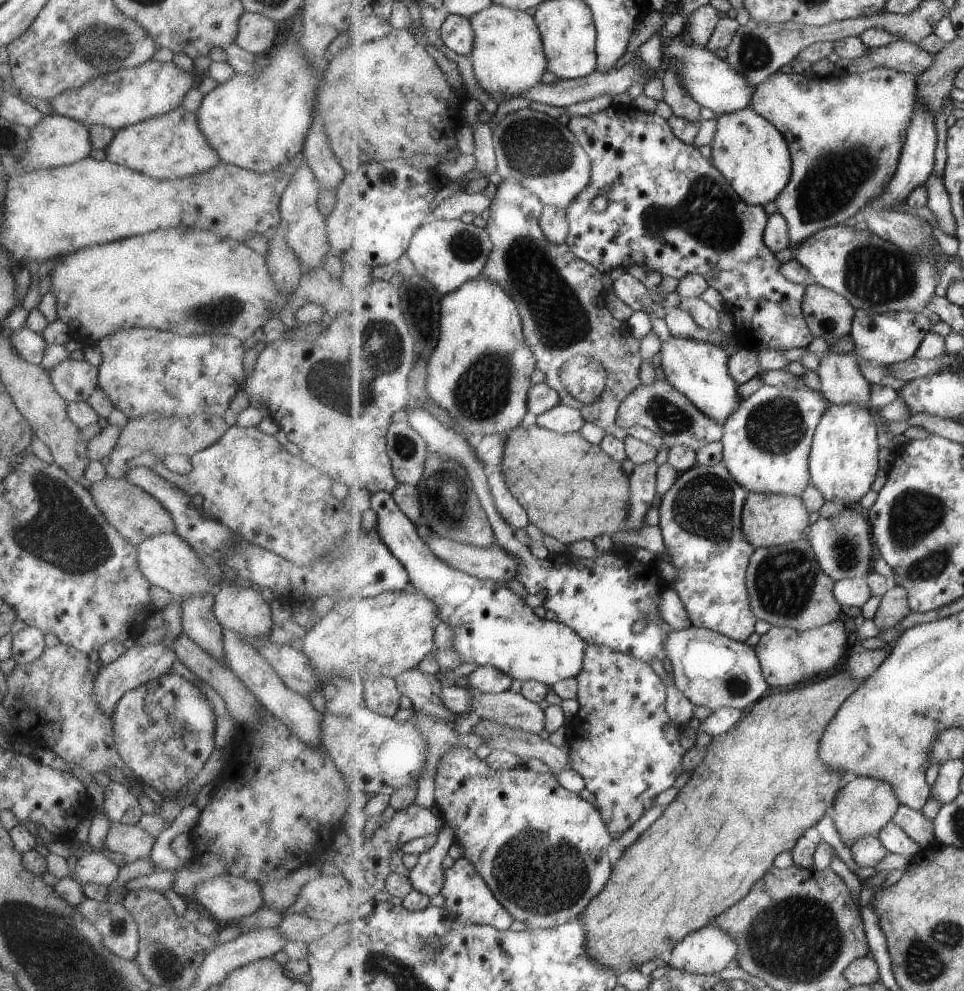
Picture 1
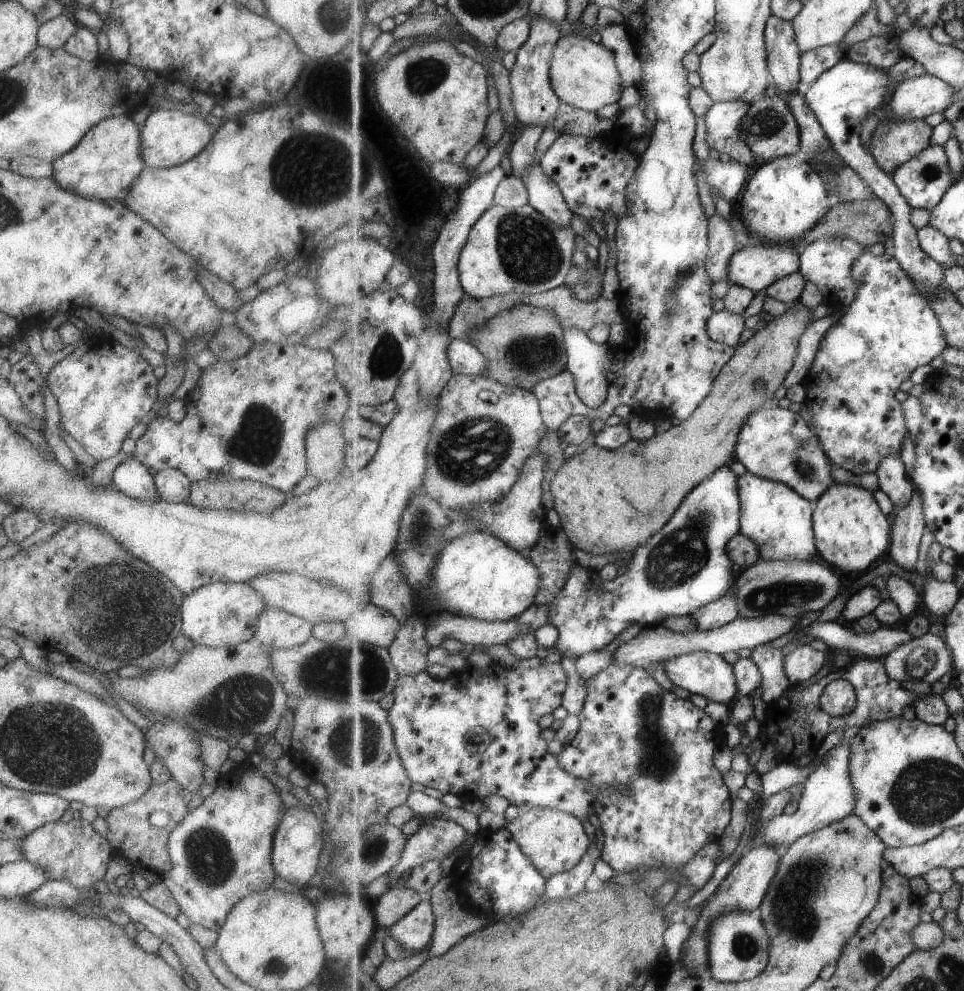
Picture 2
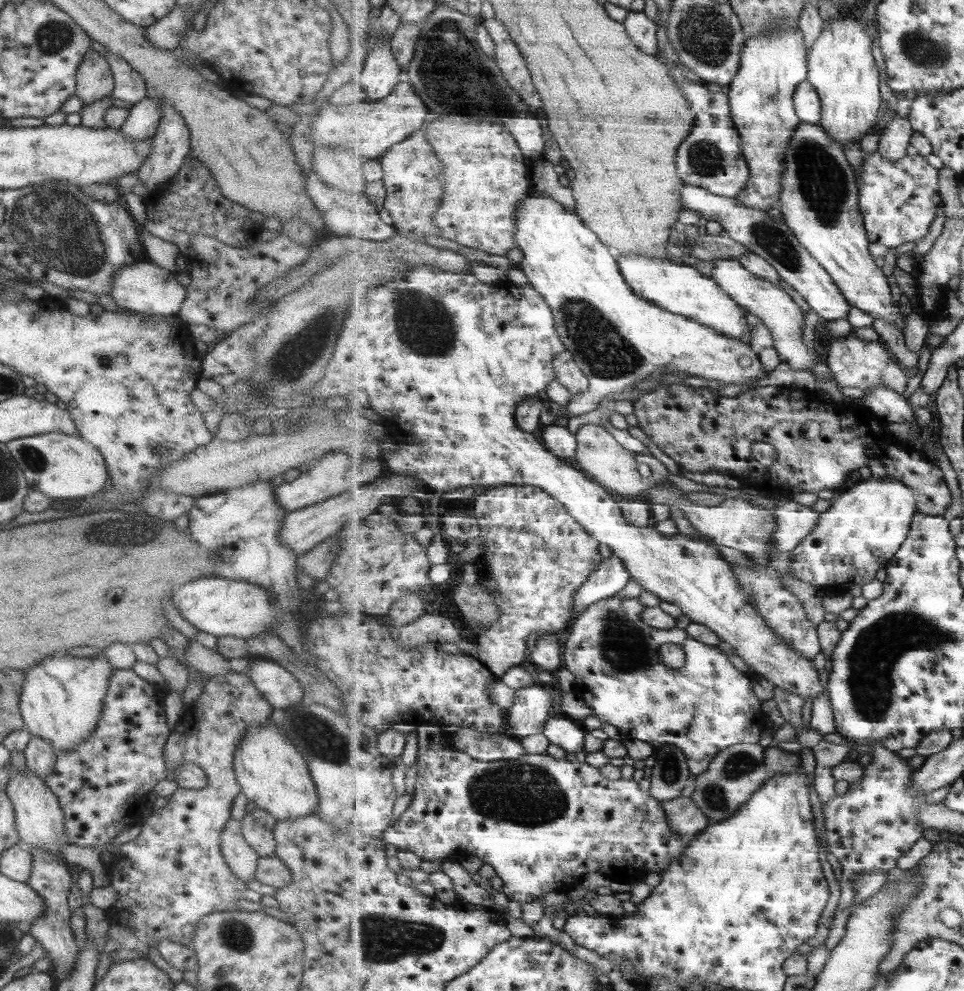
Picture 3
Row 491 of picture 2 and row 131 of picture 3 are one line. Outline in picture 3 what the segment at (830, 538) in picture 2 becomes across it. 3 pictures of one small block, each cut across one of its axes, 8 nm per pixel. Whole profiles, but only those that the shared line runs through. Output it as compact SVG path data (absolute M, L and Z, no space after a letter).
M856 9L840 13L832 22L825 22L823 35L815 41L808 56L808 81L818 90L823 103L820 126L842 148L851 141L860 143L869 138L881 110L881 72L873 58L873 39L859 17Z

